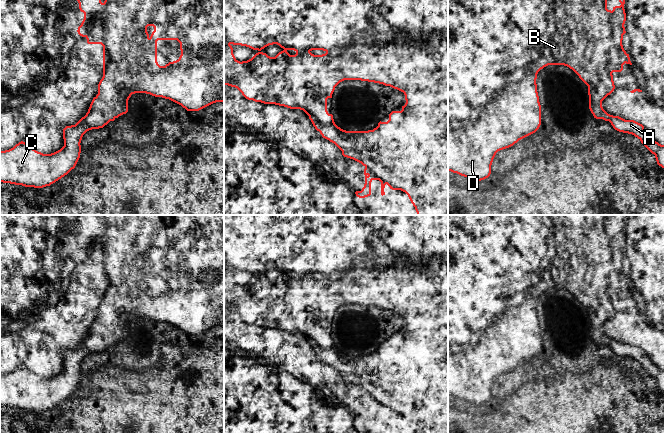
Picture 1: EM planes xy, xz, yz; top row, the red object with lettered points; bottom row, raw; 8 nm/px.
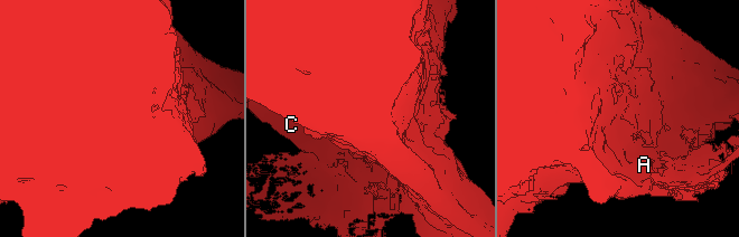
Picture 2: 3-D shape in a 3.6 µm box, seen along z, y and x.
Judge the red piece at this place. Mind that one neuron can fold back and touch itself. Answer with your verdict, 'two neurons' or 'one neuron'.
two neurons

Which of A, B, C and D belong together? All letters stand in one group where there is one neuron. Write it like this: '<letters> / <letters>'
A / B C D

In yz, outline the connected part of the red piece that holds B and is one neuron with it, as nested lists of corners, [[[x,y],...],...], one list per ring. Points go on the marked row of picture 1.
[[[448,0],[448,171],[481,181],[491,174],[491,165],[496,153],[509,148],[519,140],[535,133],[541,125],[541,105],[537,92],[537,74],[548,65],[564,65],[572,69],[595,91],[601,91],[603,101],[614,89],[613,72],[621,72],[625,64],[623,35],[625,31],[625,0],[620,6],[607,9],[607,0]]]

